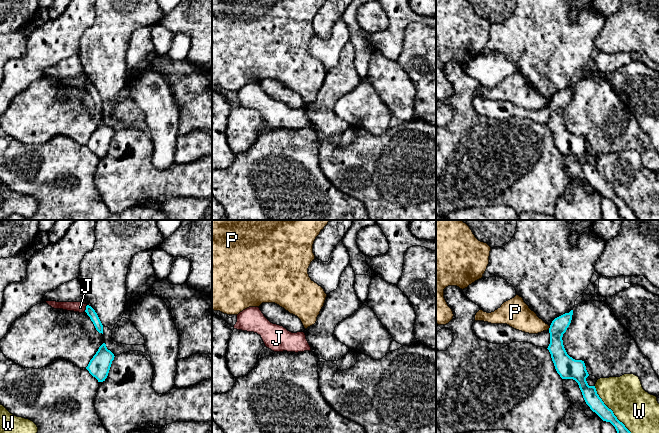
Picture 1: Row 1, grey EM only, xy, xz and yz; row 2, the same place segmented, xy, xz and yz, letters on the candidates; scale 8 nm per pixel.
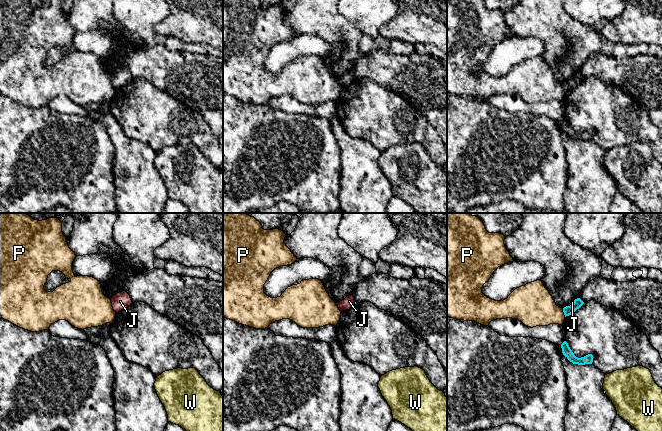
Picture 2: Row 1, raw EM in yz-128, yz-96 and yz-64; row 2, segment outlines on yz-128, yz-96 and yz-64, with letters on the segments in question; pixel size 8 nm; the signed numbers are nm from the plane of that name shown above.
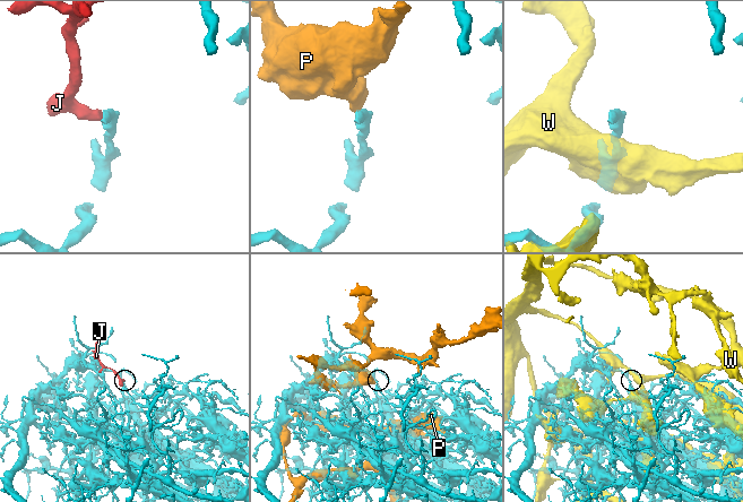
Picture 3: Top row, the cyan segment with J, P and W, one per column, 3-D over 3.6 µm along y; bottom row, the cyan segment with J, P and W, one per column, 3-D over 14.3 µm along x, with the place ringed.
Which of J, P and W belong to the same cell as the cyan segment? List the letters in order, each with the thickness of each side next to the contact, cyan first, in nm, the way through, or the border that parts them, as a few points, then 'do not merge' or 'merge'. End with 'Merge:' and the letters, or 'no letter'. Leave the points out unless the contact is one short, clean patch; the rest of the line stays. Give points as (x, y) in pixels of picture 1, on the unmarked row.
J: 70 nm thick on the cyan side, 90 nm on the other; runs through xy (90, 87), (86, 84), (80, 83); merge
P: 140 nm thick on the cyan side, 200 nm on the other; border along yz (550, 102), (548, 105); do not merge
W: 120 nm thick on the cyan side, 320 nm on the other; do not merge
Merge: J

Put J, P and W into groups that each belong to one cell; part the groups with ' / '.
J / P / W

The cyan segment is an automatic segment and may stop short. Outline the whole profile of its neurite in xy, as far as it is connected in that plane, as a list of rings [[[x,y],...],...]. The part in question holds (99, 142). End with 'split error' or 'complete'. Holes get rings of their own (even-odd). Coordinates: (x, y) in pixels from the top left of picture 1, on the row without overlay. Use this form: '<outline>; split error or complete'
[[[103,119],[90,136],[86,145],[98,158],[103,158],[108,152],[114,133],[114,130],[108,126],[106,120]]]; complete

